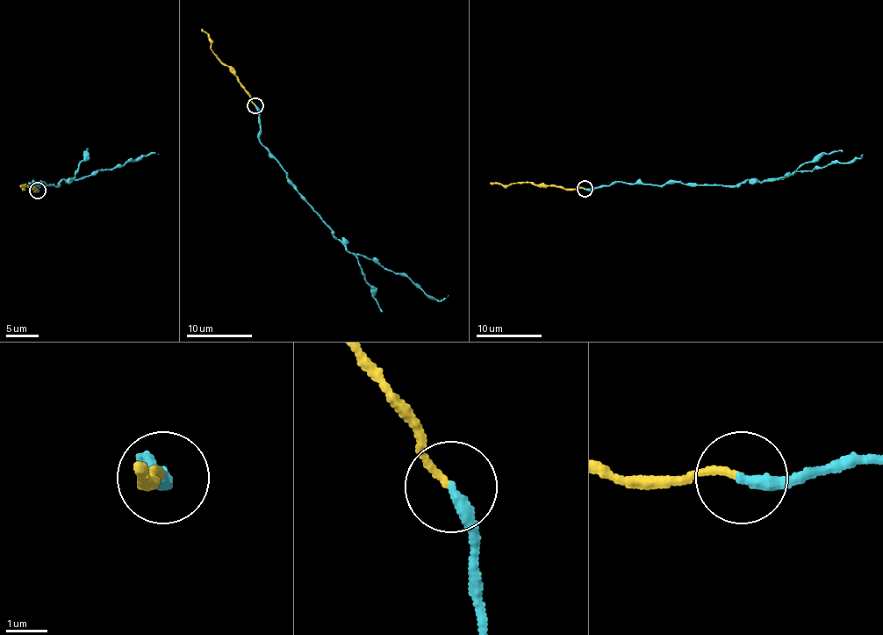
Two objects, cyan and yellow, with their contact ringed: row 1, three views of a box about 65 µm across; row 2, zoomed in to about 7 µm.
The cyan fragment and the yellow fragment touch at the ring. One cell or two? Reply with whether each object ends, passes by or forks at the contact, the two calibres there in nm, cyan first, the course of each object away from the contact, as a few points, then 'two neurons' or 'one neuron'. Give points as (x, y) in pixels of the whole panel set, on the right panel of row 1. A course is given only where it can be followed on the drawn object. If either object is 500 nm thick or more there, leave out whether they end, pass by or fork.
cyan ends | yellow ends | 320/170 nm | cyan via (585, 189), (620, 183), (735, 186), (748, 179), (776, 179), (797, 171), (849, 162), (863, 155), (860, 155) | yellow via (584, 189), (518, 182), (502, 185), (491, 182) | two neurons

